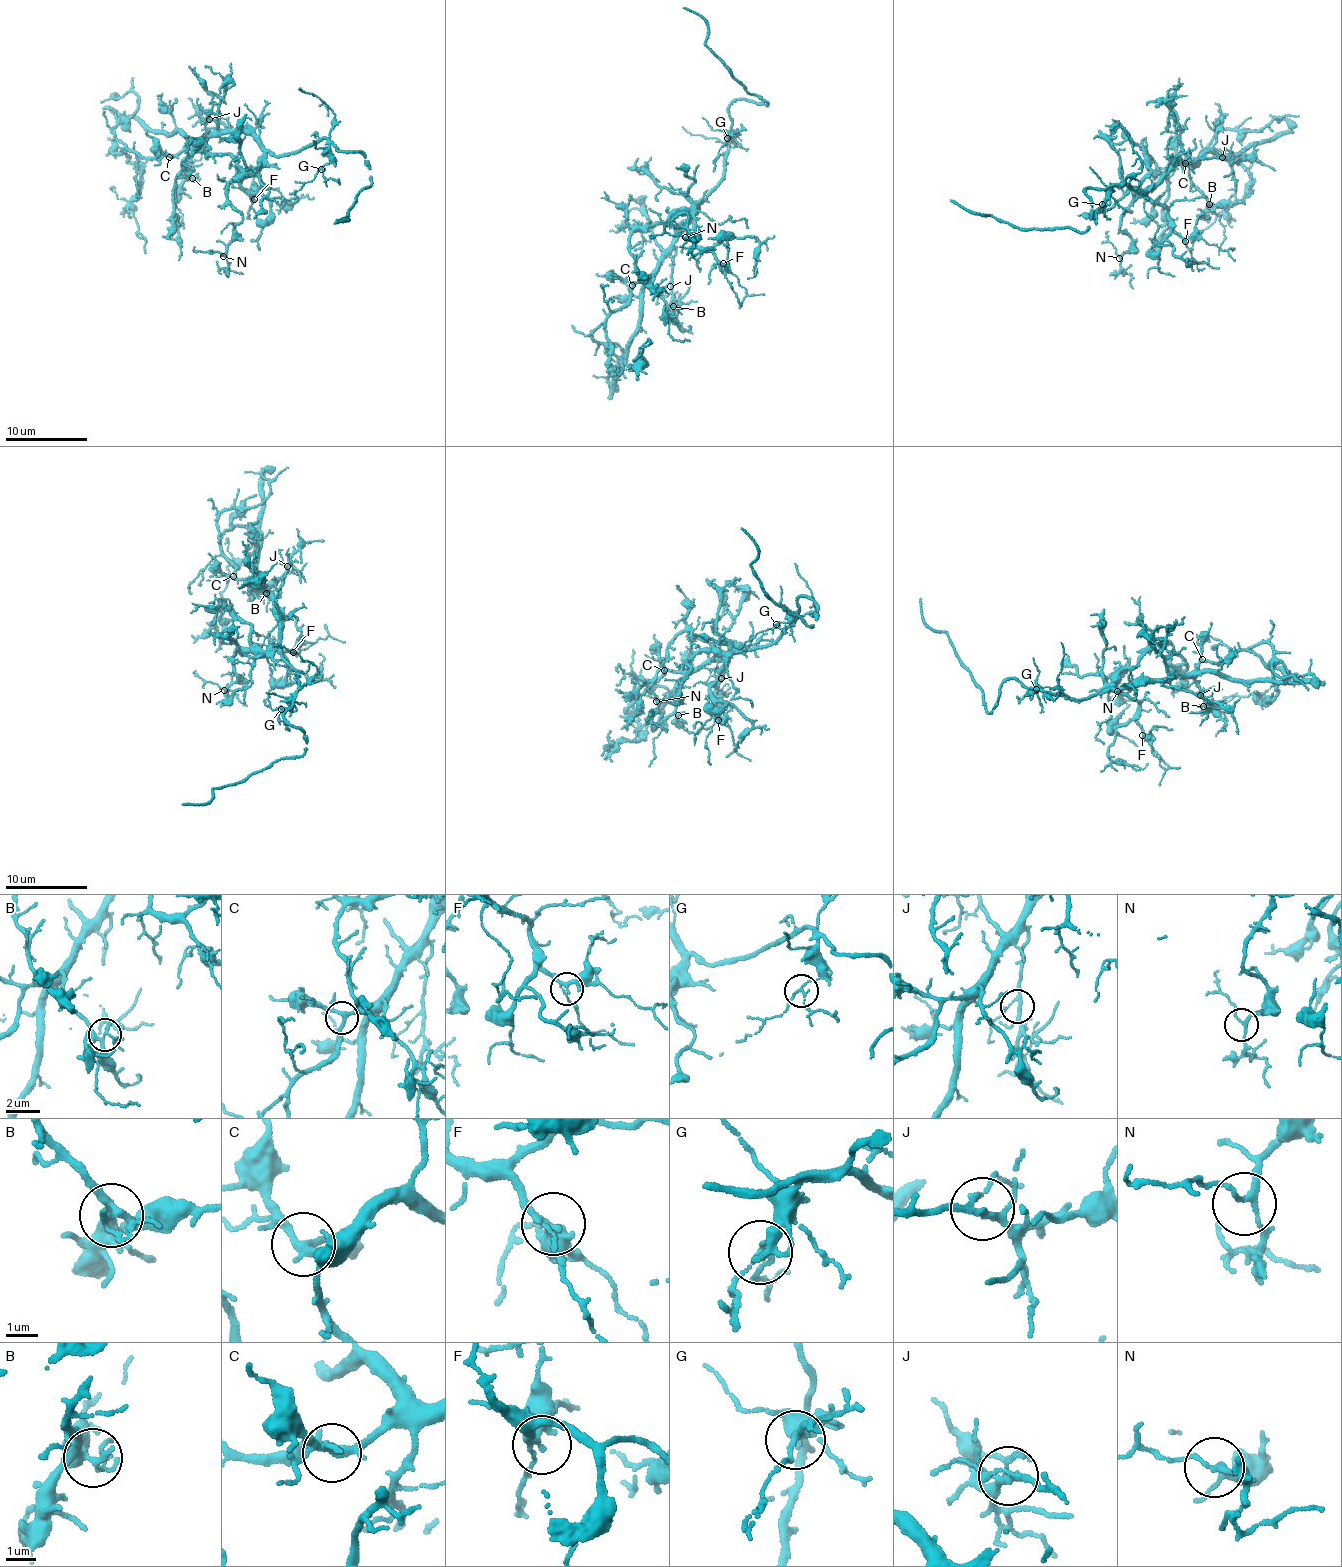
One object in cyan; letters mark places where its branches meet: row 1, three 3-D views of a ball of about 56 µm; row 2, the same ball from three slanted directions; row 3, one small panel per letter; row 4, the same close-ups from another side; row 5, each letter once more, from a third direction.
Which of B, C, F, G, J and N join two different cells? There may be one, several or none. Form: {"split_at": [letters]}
{"split_at": []}

